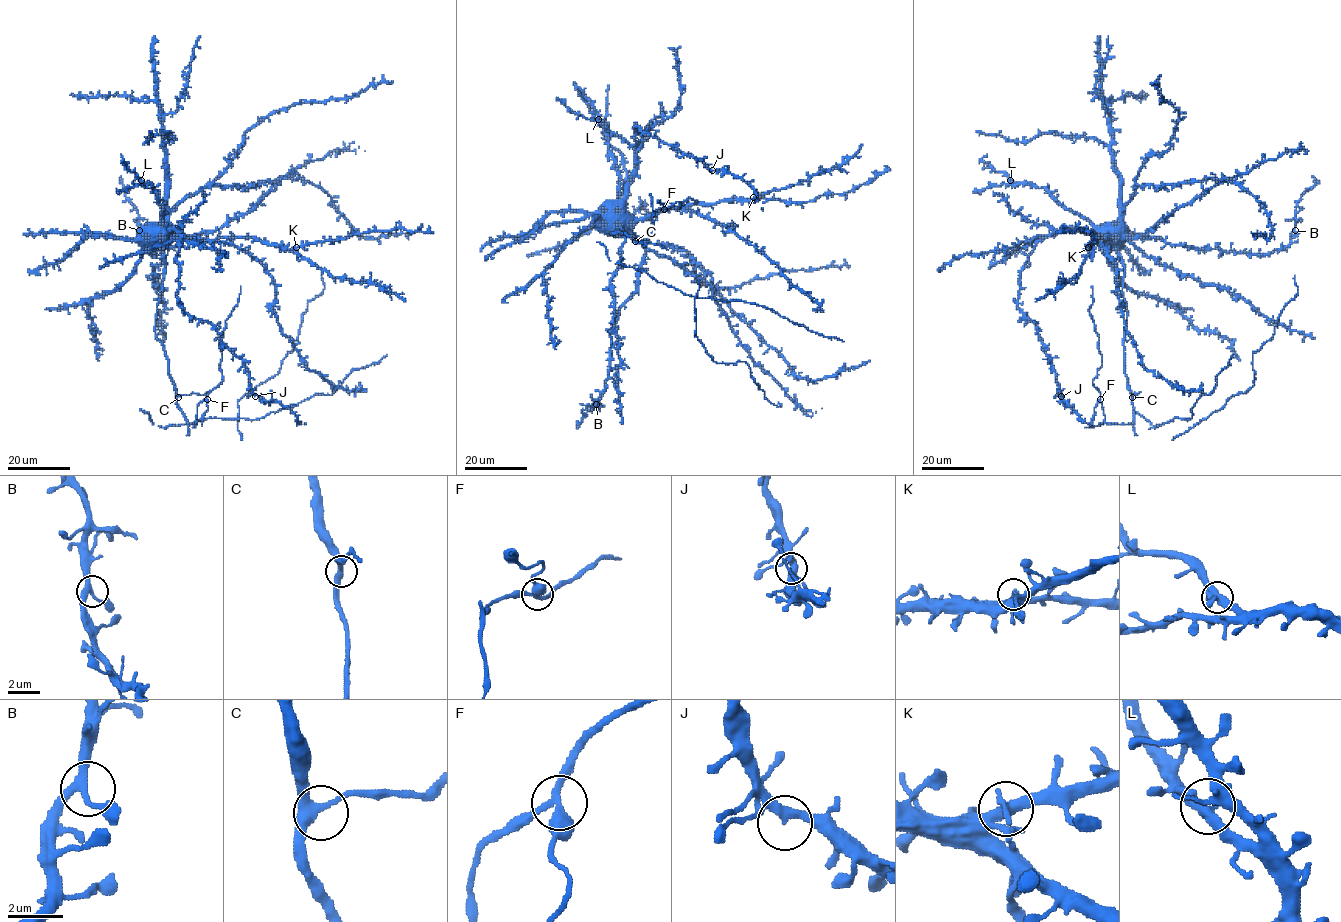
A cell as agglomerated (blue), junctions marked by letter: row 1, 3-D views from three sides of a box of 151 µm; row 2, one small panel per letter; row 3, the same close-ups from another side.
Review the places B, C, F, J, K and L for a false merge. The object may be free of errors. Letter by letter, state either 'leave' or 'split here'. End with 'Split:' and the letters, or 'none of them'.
B: leave
C: leave
F: split here
J: leave
K: leave
L: leave
Split: F

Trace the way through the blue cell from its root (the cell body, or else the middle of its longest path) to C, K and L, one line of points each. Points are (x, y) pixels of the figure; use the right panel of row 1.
C: (1114, 235), (1119, 242), (1119, 260), (1124, 267), (1122, 294), (1127, 313), (1124, 372), (1132, 397)
K: (1114, 235), (1110, 246), (1110, 237), (1105, 237), (1094, 238), (1091, 247), (1088, 247)
L: (1114, 235), (1097, 230), (1087, 219), (1066, 209), (1045, 189), (1010, 180)

